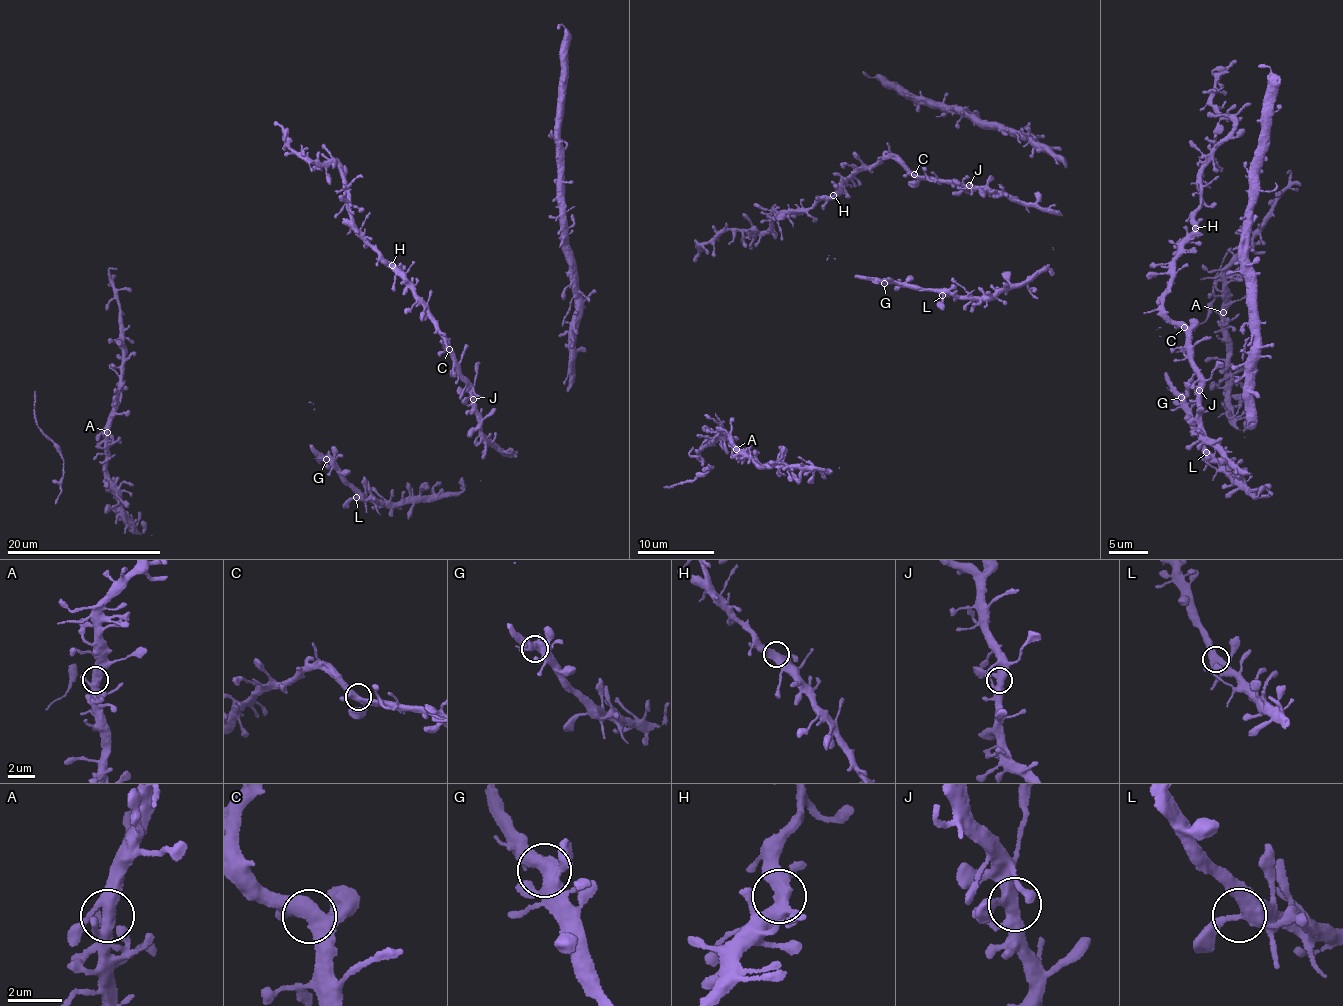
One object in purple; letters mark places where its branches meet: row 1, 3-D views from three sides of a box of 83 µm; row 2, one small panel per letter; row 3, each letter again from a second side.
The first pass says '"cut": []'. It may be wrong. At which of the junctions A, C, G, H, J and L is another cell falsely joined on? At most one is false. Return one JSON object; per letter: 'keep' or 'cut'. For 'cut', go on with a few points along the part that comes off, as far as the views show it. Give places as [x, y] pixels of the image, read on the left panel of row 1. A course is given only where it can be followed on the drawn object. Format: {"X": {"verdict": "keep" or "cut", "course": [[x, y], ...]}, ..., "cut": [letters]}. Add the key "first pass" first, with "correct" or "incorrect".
{"first pass": "correct", "A": {"verdict": "keep"}, "C": {"verdict": "keep"}, "G": {"verdict": "keep"}, "H": {"verdict": "keep"}, "J": {"verdict": "keep"}, "L": {"verdict": "keep"}, "cut": []}

